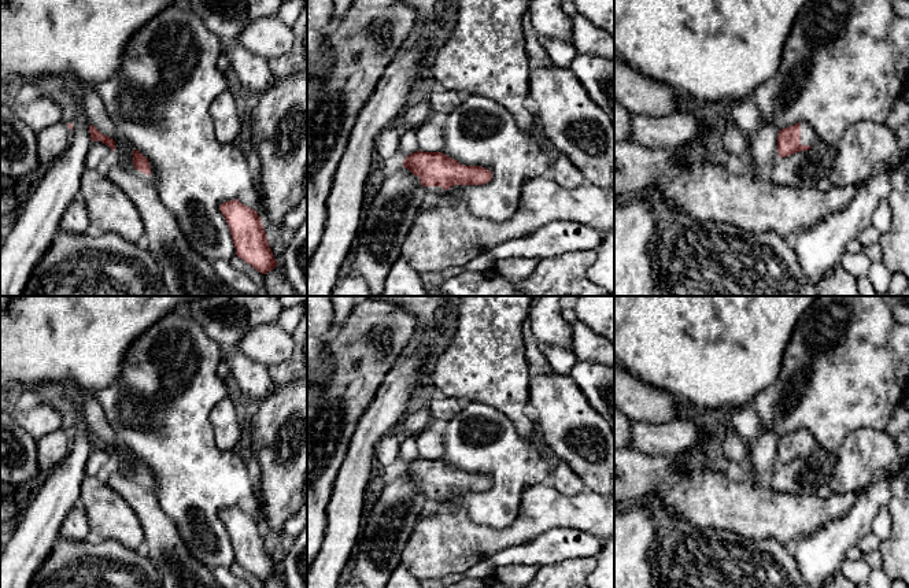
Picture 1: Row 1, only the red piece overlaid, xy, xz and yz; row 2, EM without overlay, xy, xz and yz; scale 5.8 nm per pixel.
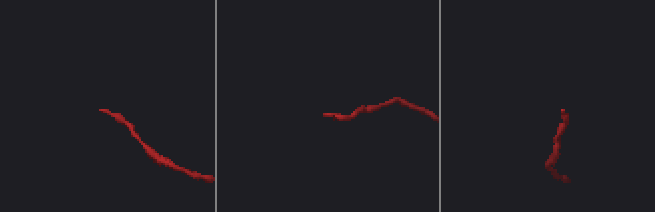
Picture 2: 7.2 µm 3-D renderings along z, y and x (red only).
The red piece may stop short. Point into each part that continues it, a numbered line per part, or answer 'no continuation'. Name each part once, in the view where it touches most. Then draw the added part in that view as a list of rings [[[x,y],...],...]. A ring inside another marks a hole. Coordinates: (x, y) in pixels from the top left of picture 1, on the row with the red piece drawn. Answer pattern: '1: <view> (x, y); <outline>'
1: yz (808, 137); [[[801,122],[801,144],[802,145],[814,145],[819,141],[814,130],[806,123]]]

